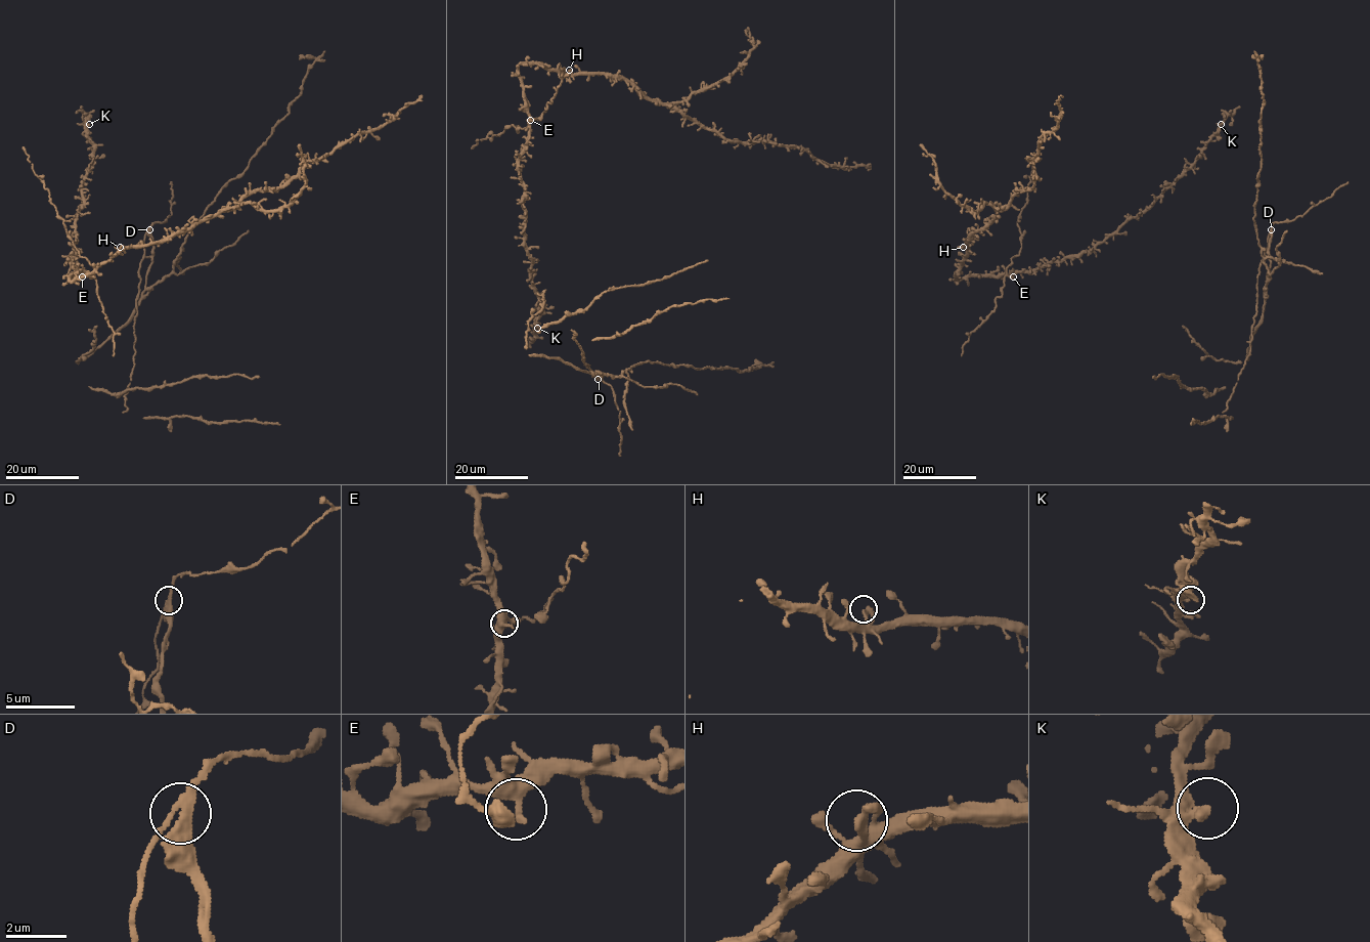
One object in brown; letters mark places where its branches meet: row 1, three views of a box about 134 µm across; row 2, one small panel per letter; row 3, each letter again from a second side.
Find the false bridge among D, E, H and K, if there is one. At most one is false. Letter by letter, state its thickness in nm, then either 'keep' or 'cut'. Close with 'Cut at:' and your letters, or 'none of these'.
D: 360 nm thick; cut
E: 400 nm thick; keep
H: 320 nm thick; keep
K: 300 nm thick; keep
Cut at: D

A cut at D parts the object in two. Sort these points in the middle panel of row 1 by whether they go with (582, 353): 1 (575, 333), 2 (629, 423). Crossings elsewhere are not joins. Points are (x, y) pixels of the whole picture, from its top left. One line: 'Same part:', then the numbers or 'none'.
Same part: 1

